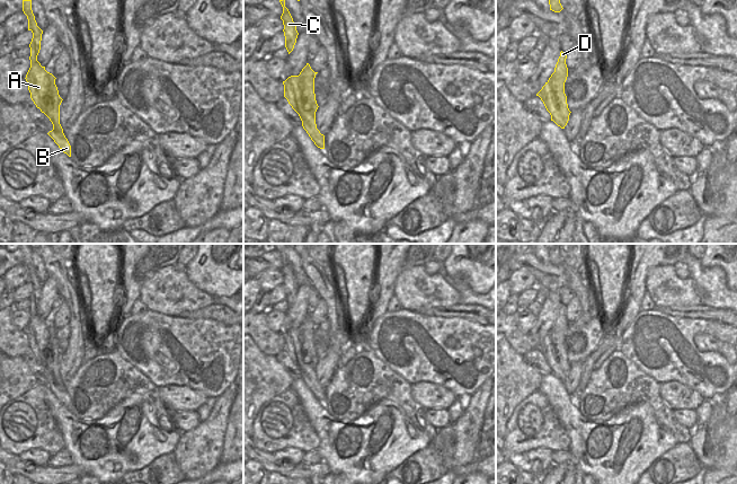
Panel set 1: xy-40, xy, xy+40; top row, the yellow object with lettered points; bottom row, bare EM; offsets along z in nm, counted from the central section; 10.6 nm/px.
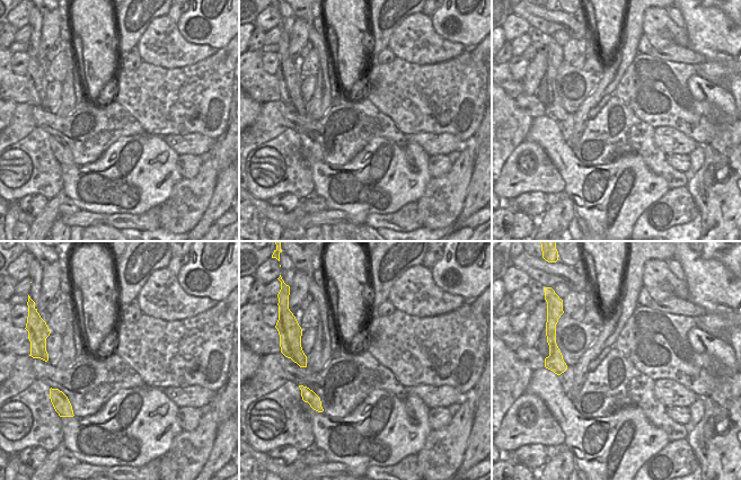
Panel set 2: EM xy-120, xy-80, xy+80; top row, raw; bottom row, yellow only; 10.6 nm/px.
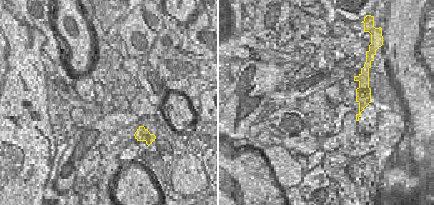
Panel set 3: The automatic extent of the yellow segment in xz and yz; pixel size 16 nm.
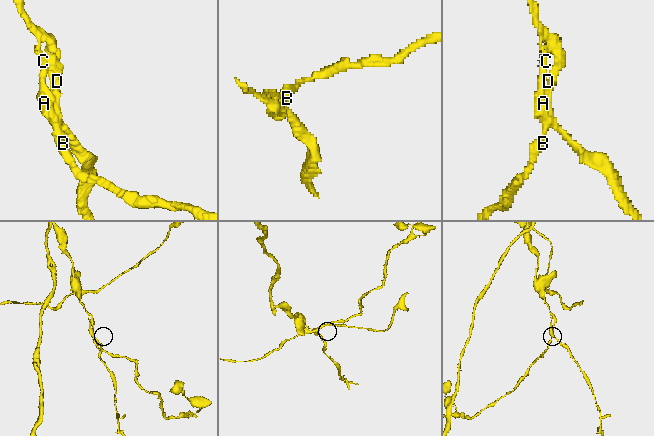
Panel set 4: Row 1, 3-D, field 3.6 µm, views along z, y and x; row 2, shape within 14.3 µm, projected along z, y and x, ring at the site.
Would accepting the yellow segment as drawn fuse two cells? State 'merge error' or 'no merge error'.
merge error

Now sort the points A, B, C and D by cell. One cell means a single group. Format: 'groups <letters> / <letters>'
groups A B C / D

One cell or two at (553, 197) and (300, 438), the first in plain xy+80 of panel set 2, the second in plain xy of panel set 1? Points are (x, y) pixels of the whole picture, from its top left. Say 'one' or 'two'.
two

